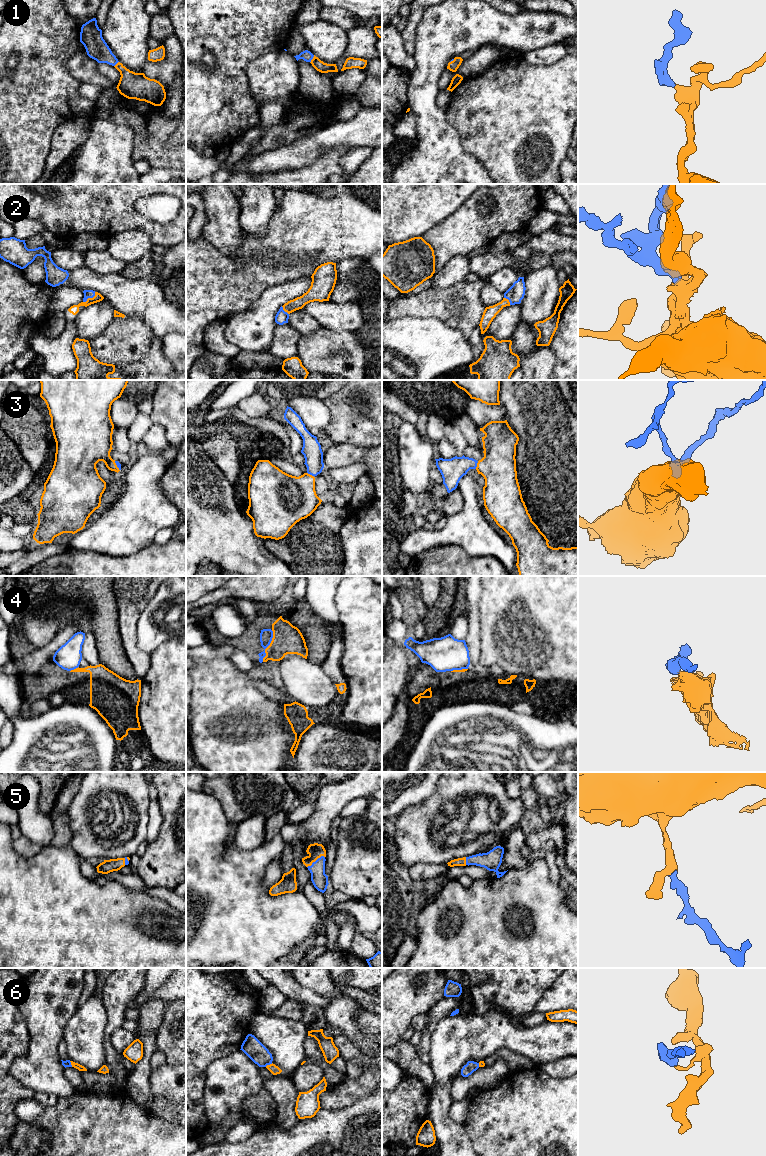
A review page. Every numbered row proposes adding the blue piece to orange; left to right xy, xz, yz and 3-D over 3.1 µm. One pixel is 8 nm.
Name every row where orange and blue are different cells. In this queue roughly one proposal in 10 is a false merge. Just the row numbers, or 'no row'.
4, 6

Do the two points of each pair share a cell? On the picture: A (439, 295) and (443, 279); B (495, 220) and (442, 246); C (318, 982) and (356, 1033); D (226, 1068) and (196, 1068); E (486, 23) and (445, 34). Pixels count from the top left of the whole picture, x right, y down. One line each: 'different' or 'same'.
A: different
B: same
C: same
D: different
E: same

